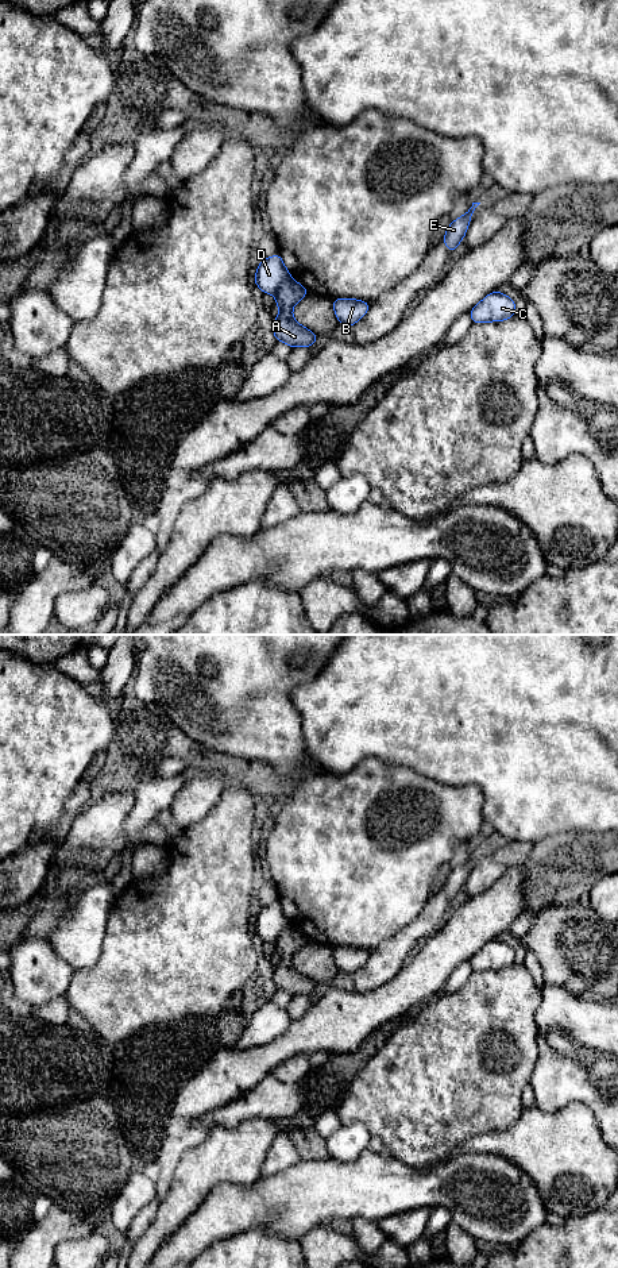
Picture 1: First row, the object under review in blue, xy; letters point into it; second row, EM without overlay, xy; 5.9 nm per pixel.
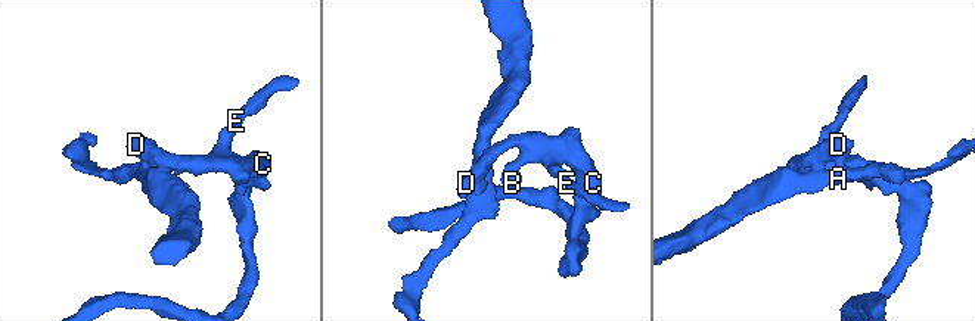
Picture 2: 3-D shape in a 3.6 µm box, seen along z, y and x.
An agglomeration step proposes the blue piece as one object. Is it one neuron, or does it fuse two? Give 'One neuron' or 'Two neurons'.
Two neurons

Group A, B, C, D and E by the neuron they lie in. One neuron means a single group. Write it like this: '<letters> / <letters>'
A / B C D E

